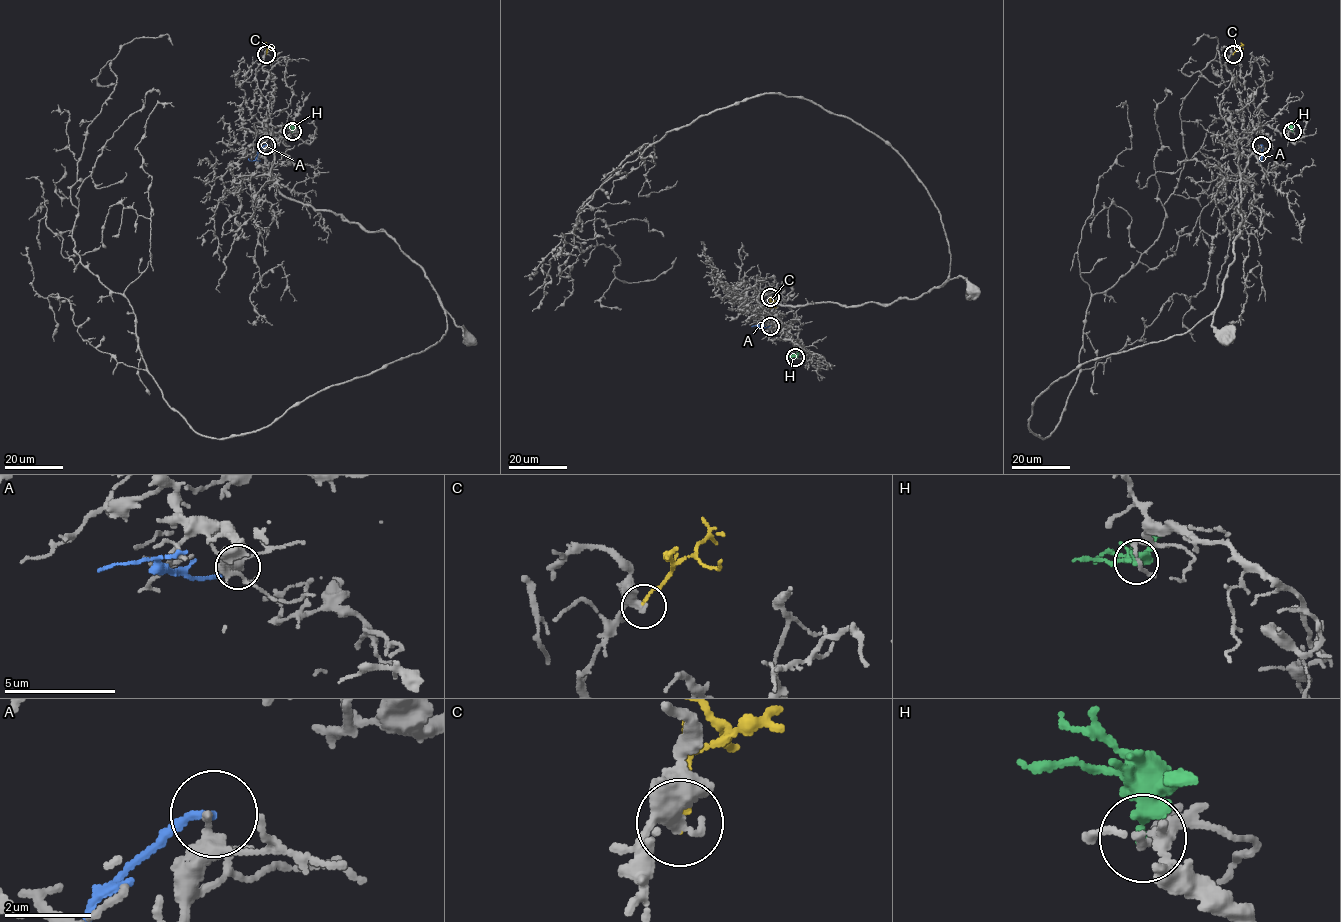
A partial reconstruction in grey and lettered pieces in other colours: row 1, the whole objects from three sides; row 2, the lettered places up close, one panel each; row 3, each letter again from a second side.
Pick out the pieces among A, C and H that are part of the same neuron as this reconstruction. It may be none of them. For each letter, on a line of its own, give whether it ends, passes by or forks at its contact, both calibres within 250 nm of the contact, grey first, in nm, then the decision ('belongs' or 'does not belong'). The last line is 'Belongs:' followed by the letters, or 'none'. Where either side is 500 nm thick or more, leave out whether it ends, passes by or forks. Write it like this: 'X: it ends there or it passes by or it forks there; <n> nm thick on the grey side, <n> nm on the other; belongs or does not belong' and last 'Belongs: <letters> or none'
A: it ends there; 280 nm thick on the grey side, 160 nm on the other; does not belong
C: it ends there; 360 nm thick on the grey side, 130 nm on the other; belongs
H: it ends there; 190 nm thick on the grey side, 320 nm on the other; does not belong
Belongs: C

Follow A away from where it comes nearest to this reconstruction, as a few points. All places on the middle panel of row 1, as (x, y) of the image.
A: (770, 326), (752, 326)

